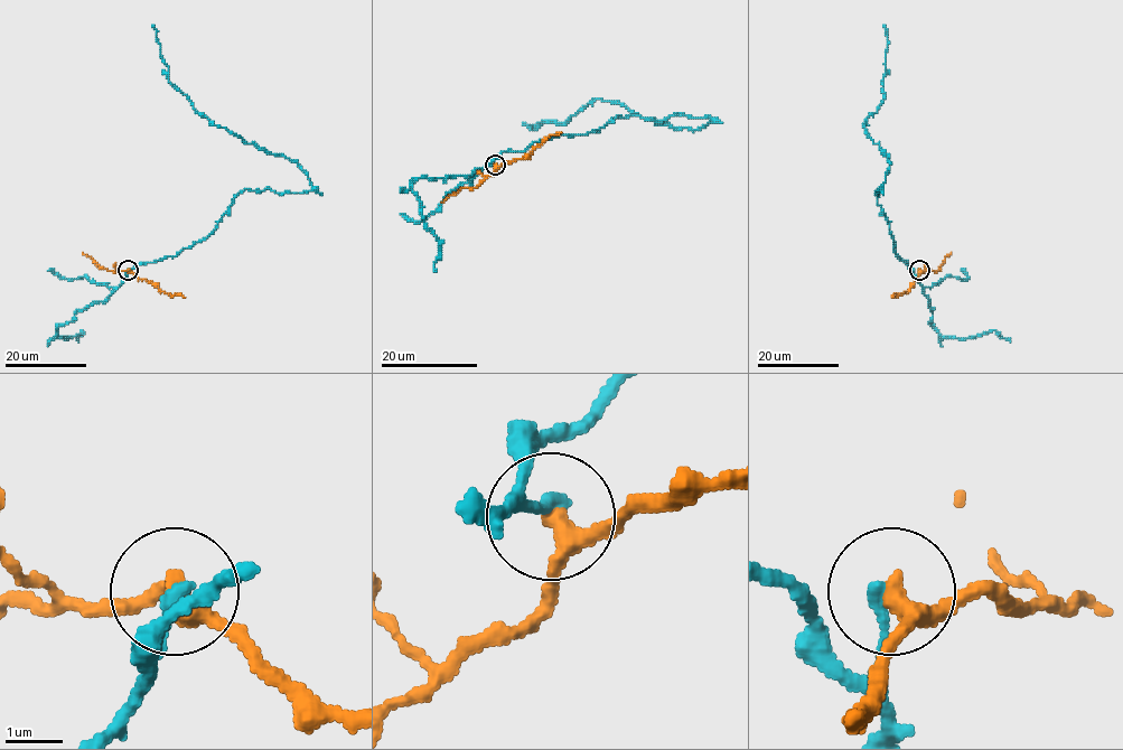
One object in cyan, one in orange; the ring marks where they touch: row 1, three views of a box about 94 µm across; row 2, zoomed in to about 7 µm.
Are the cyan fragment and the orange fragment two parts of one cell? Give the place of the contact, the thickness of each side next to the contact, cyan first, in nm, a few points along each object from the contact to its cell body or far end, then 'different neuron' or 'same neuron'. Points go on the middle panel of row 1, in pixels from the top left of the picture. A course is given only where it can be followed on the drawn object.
(495, 165) | 240/320 nm | cyan via (495, 163), (505, 151), (585, 134), (617, 116), (711, 119), (692, 130), (592, 100), (565, 123), (522, 124) | orange via (495, 166), (525, 158), (548, 137), (561, 133) | different neuron

